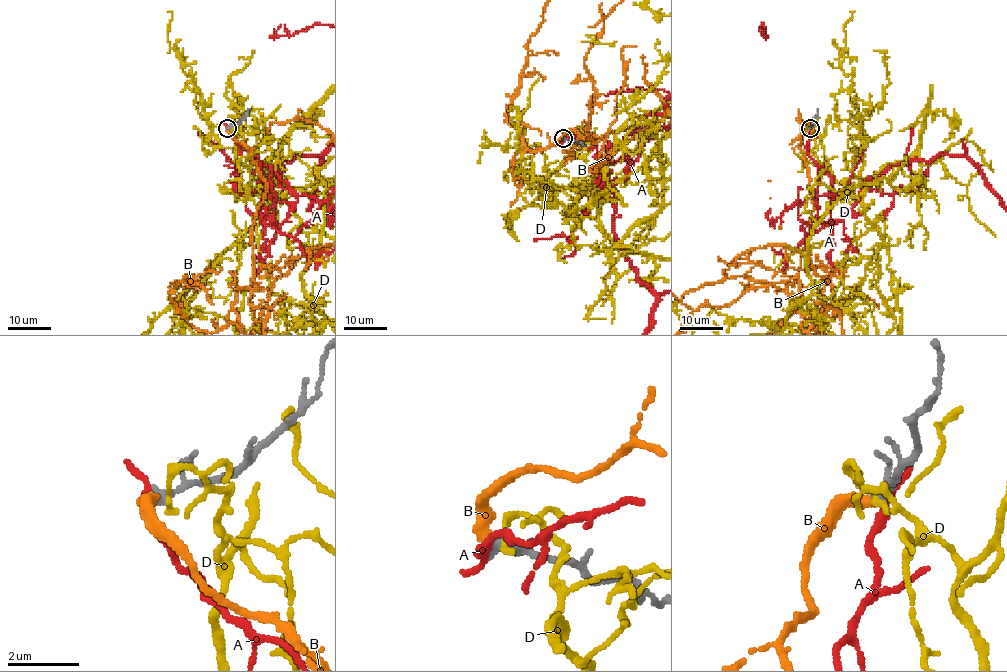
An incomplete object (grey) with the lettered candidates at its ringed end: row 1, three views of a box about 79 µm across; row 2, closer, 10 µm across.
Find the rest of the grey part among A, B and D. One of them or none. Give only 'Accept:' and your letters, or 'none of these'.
Accept: B

